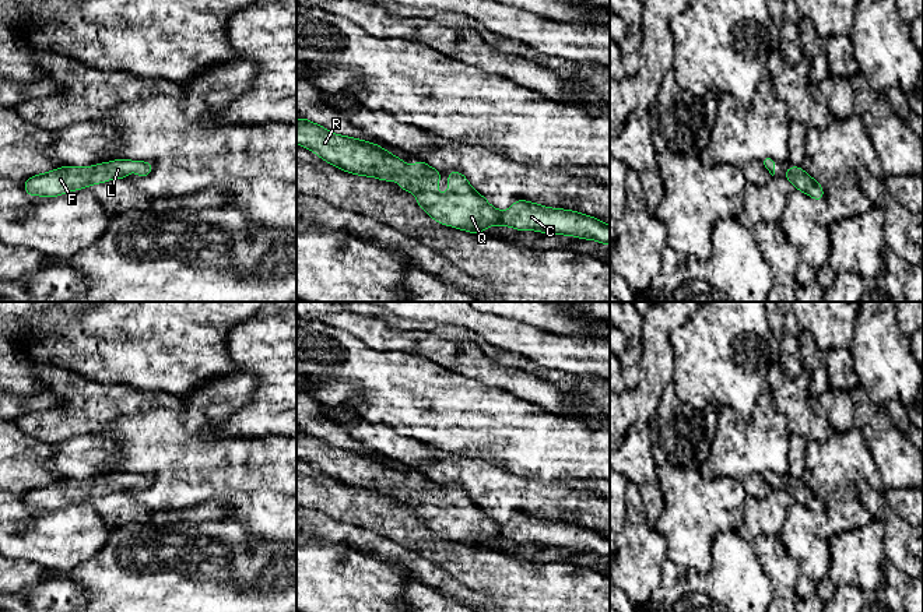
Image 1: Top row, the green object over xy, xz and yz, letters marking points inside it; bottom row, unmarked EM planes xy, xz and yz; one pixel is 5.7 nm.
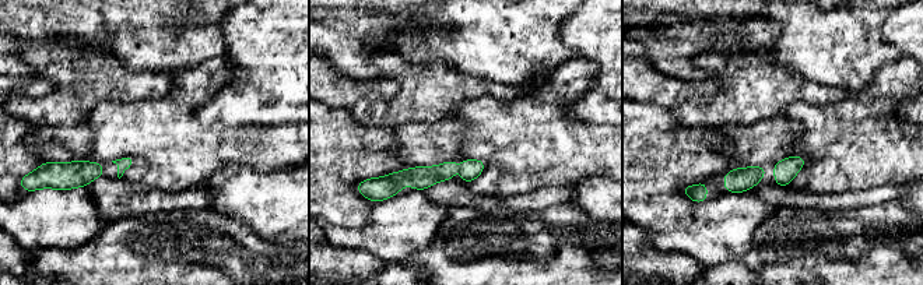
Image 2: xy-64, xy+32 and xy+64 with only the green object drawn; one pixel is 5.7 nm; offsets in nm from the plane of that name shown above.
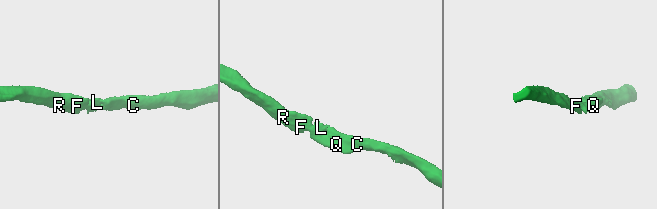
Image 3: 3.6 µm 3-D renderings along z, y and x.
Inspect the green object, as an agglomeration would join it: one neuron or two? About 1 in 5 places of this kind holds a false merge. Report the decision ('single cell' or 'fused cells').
single cell

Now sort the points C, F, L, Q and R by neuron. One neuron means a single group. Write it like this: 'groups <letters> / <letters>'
groups C F L Q R

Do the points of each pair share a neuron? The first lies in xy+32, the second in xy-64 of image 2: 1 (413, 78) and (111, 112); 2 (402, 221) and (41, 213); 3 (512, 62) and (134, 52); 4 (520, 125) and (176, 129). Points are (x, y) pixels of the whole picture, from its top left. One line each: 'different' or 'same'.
1: different
2: same
3: same
4: same

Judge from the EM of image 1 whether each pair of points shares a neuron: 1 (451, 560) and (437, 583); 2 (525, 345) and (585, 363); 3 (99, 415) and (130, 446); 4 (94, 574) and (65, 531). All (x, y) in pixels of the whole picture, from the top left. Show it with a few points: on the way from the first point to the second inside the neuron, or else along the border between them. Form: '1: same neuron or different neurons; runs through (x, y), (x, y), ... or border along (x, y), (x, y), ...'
1: different neurons; border along (417, 552), (471, 590)
2: same neuron; runs through (540, 345), (550, 351), (569, 354)
3: different neurons; border along (126, 414), (122, 414), (106, 433)
4: different neurons; border along (109, 538), (88, 559), (70, 569), (53, 569)

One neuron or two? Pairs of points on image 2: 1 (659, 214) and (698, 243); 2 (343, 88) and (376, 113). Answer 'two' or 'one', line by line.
1: two
2: two

